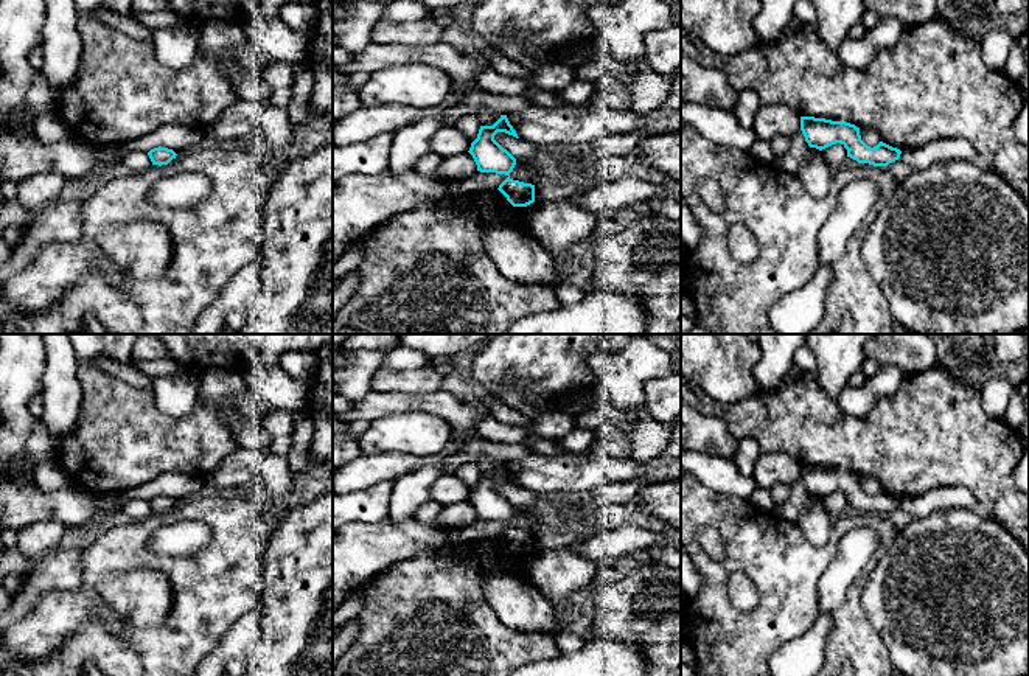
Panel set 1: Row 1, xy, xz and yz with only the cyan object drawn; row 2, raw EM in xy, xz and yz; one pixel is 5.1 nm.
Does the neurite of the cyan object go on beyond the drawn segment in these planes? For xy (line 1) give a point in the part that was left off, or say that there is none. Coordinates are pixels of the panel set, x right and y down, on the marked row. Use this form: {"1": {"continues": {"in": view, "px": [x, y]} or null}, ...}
{"1": {"continues": null}}

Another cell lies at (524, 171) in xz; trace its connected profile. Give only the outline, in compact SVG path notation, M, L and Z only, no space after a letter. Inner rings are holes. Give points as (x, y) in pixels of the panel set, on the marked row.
M525 160L516 162L513 171L510 172L510 179L532 185L535 185L542 177L546 177L546 172L539 169L535 163Z

